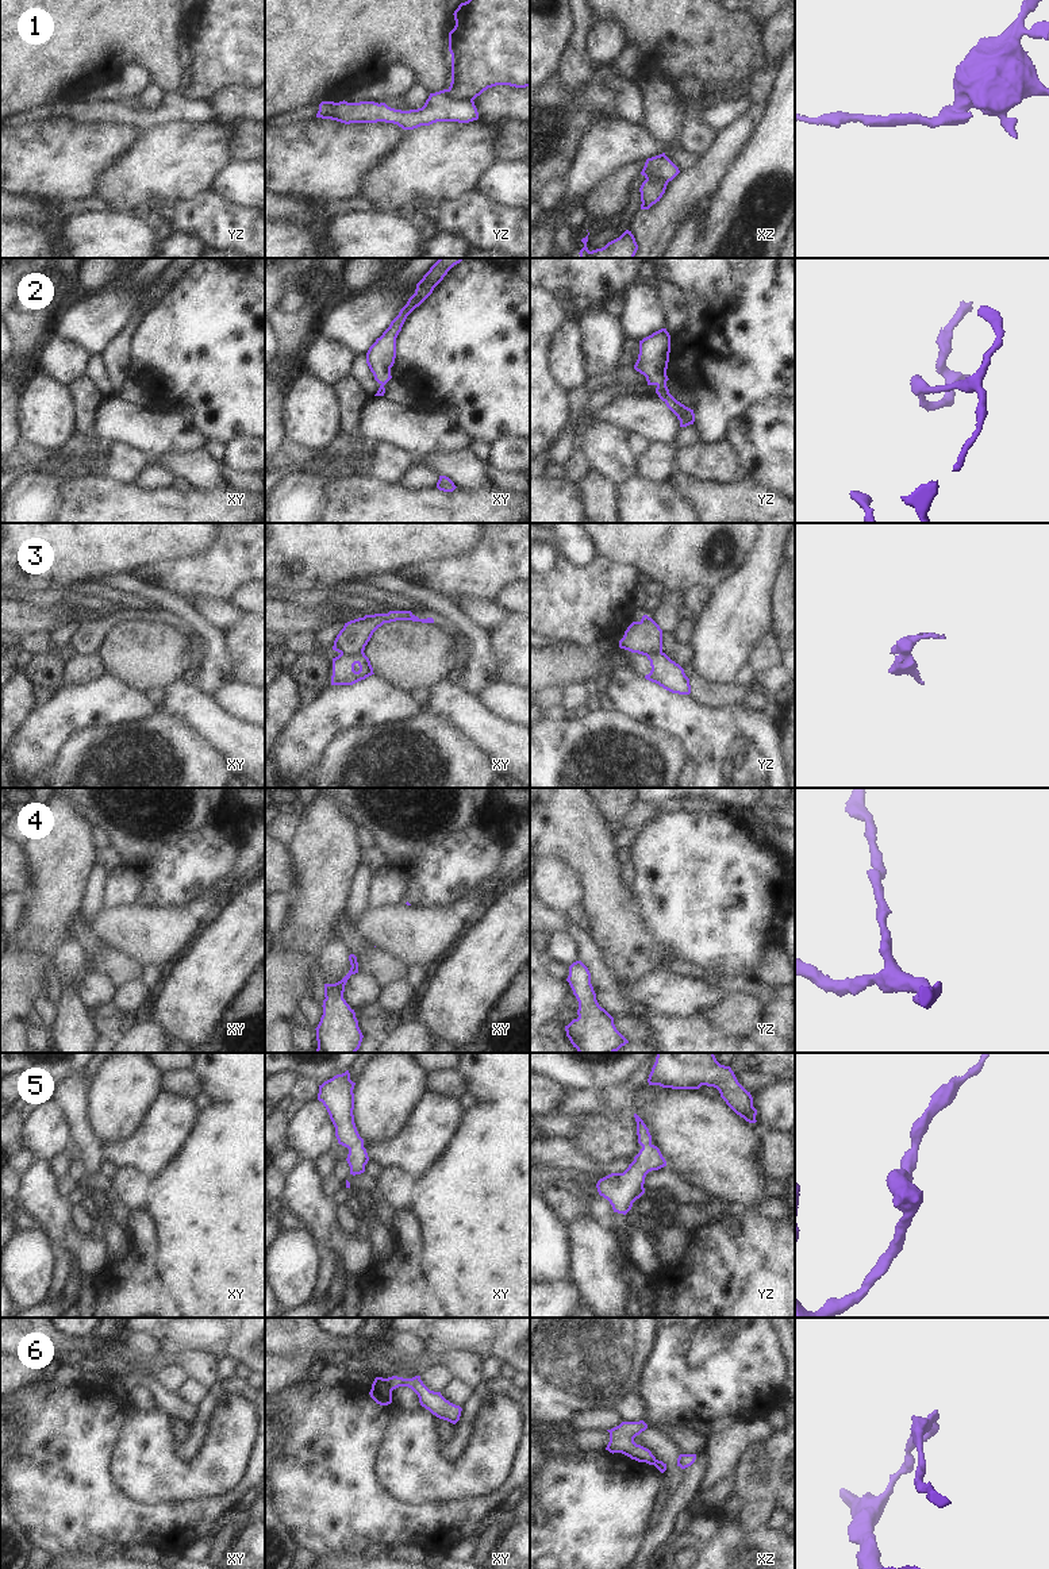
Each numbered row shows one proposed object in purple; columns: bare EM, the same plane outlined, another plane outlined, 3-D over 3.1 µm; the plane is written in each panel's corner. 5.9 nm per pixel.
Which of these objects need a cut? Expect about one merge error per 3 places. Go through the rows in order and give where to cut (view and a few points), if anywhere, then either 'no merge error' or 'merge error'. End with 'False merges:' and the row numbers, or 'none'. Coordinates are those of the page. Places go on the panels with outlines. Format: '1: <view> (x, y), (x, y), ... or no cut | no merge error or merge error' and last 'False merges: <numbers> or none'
1: yz (448, 89), (456, 97), (472, 100) | merge error
2: no cut | no merge error
3: xy (362, 652), (341, 654) | merge error
4: no cut | no merge error
5: no cut | no merge error
6: xy (383, 1379), (391, 1392) | merge error
False merges: 1, 3, 6

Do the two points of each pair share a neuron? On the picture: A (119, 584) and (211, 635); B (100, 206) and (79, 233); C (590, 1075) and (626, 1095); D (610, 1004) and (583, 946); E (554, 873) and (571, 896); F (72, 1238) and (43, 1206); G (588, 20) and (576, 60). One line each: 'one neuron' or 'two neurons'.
A: one neuron
B: two neurons
C: two neurons
D: one neuron
E: one neuron
F: one neuron
G: one neuron

